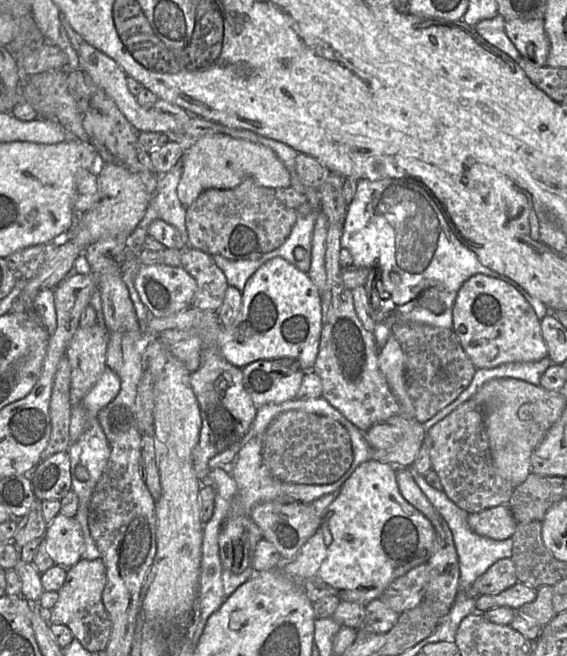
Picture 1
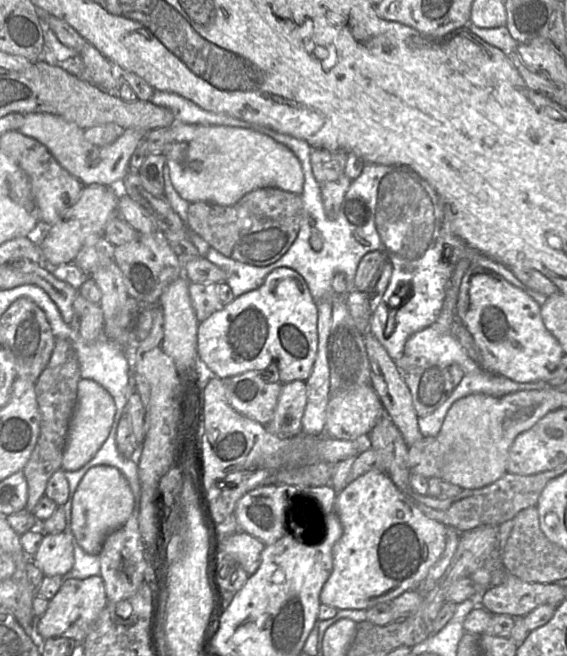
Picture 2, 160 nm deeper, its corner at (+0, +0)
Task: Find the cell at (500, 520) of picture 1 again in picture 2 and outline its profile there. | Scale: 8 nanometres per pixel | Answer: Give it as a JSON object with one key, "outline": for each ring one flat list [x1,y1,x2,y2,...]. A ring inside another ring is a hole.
{"outline":[[370,470,337,492,334,511,343,533,333,546,332,571,320,591,319,600,337,610,367,610,379,603,390,603,406,591,418,590,444,551,447,526,426,517,384,471]]}

